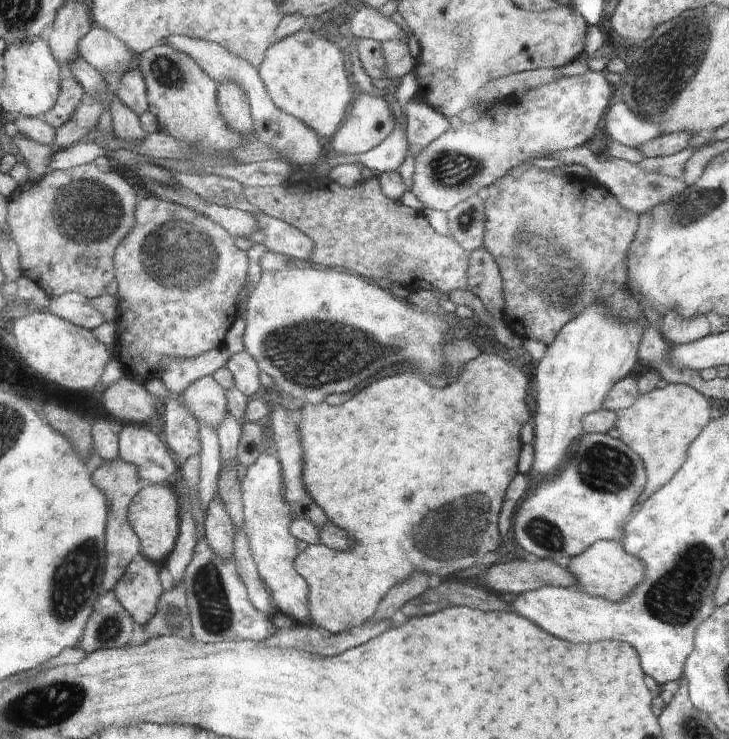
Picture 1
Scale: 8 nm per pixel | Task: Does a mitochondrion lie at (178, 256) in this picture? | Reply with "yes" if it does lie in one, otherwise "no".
yes

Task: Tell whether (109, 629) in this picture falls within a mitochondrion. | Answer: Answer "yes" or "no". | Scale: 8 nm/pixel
yes

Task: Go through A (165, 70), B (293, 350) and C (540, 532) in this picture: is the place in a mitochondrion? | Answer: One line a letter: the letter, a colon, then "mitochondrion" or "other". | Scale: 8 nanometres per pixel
A: mitochondrion
B: mitochondrion
C: mitochondrion

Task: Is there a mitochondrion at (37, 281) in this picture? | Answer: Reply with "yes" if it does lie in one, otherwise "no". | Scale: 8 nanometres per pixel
no

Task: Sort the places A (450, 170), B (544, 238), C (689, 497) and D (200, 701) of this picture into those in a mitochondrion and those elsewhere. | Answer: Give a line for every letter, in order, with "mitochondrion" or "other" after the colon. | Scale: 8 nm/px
A: mitochondrion
B: mitochondrion
C: other
D: other

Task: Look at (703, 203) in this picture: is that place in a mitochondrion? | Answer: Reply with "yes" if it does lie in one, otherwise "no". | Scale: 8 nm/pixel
yes

